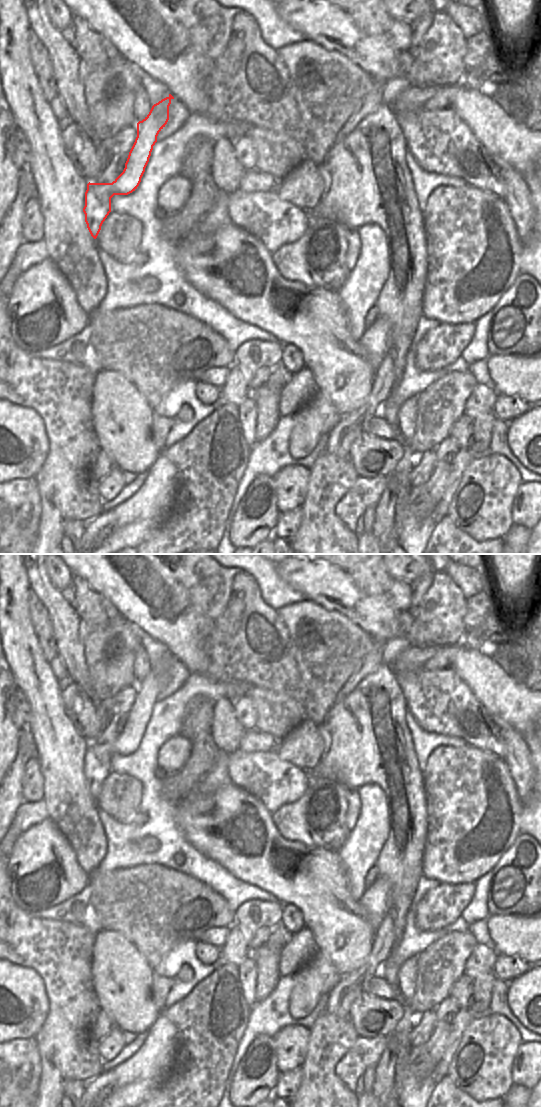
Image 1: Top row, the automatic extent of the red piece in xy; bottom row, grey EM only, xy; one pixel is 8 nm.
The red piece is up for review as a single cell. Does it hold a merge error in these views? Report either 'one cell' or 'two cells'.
one cell

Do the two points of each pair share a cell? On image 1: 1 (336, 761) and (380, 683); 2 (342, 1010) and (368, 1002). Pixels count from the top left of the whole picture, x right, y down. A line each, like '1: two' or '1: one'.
1: one
2: two

